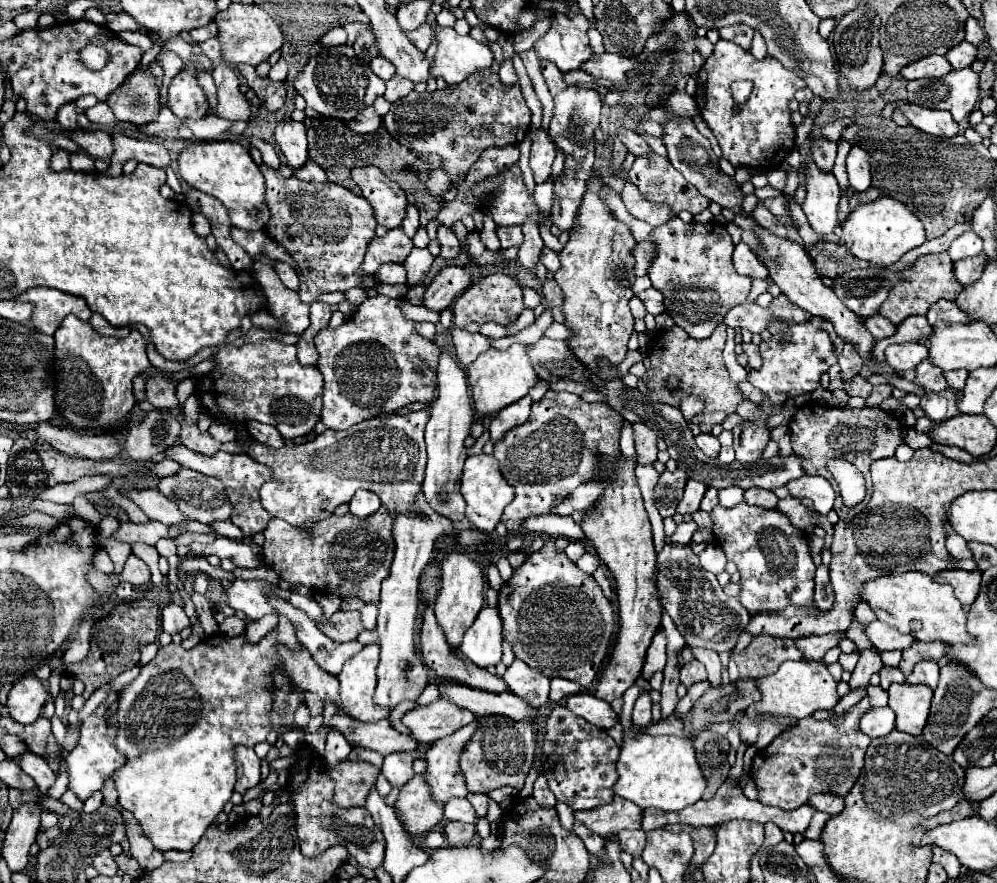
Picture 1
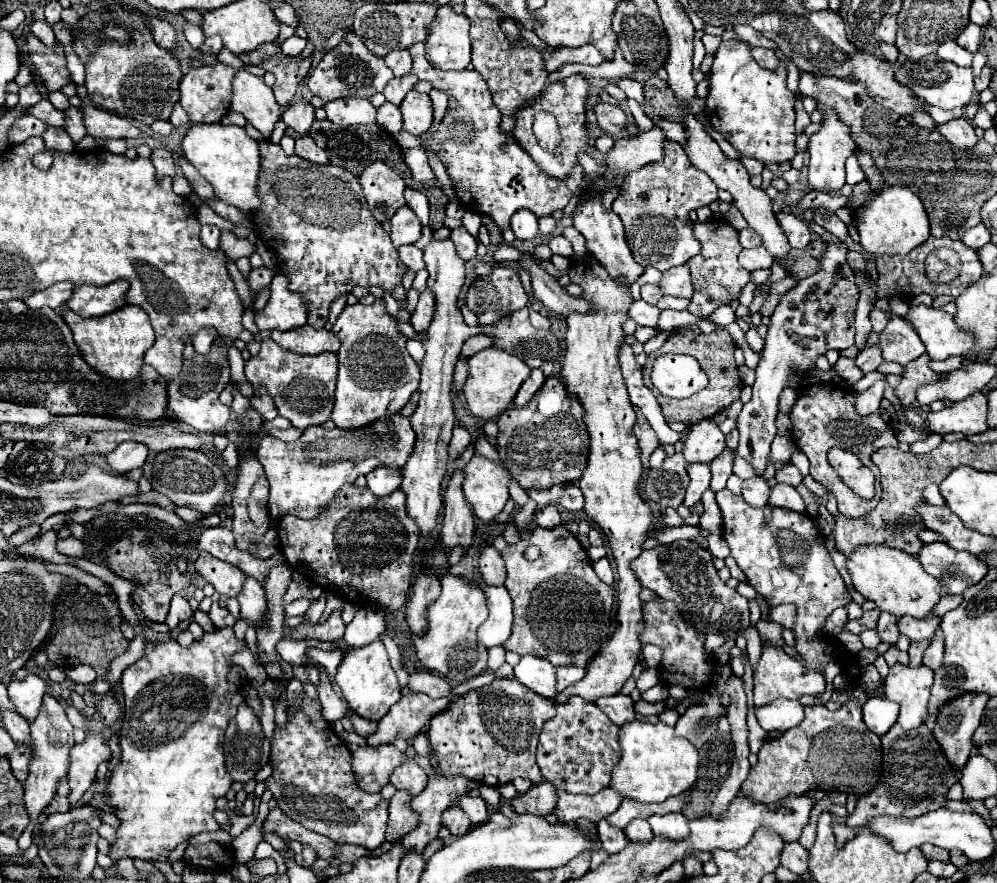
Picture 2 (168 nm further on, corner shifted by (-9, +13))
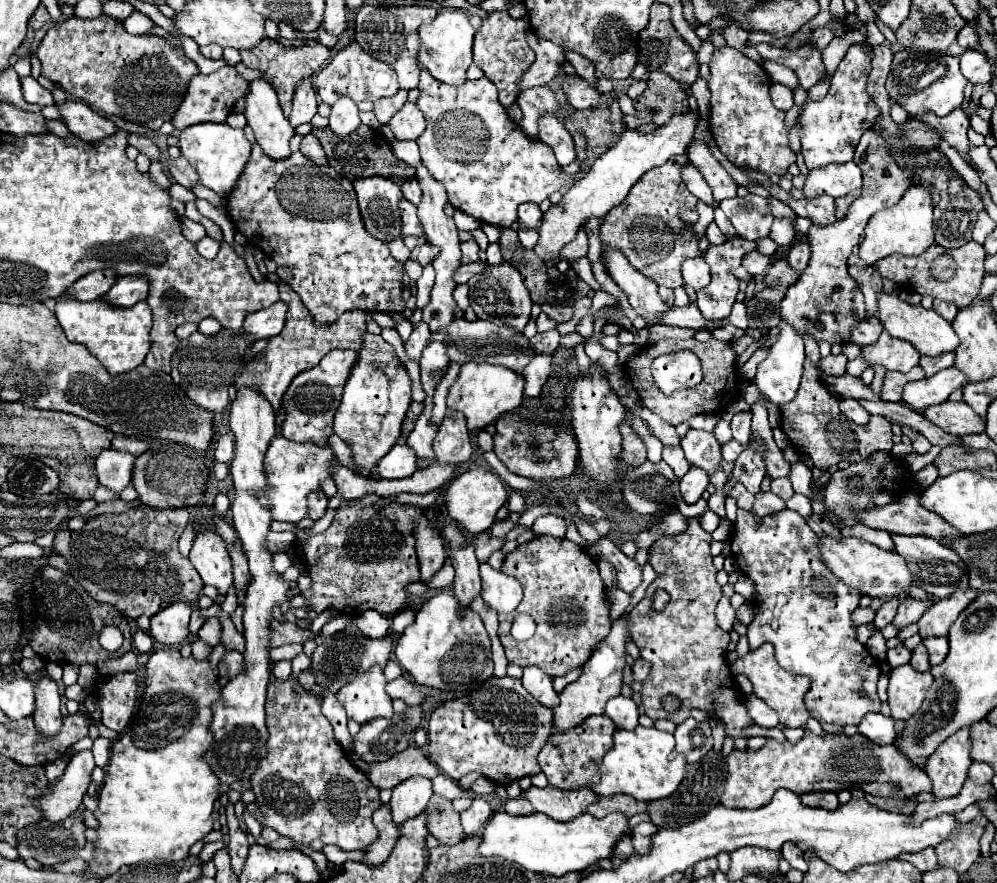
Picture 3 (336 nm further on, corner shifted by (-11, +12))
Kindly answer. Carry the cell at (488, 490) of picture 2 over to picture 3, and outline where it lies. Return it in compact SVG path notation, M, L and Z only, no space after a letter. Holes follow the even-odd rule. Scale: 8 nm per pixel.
M476 467L462 473L450 483L446 491L446 509L448 509L448 515L458 525L462 525L464 531L478 535L488 531L494 525L496 511L506 503L506 499L508 499L508 491L506 491L506 485L500 481L500 477L486 467Z

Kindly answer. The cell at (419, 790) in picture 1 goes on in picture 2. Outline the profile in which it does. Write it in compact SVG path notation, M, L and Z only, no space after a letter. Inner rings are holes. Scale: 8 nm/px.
M396 792L390 800L390 818L386 830L386 842L396 842L398 838L406 836L412 828L416 828L416 814L410 808L408 792Z

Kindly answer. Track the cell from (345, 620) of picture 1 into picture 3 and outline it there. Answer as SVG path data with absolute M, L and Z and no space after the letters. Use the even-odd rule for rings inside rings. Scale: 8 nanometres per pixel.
M274 621L274 631L270 645L280 647L286 643L306 643L308 639L314 639L314 633L310 629L300 629L296 623L278 623Z

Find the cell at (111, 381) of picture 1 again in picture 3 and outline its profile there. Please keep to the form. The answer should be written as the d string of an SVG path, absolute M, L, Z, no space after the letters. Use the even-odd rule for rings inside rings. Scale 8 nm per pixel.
M62 299L56 303L54 313L68 341L82 343L108 369L110 375L120 375L136 369L140 363L144 363L144 357L150 351L152 313L146 301L140 301L128 309L118 309L102 301L82 303L76 299Z

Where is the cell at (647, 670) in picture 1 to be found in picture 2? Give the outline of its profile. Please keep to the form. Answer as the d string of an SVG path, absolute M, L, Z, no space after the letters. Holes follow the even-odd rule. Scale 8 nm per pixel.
M646 644L642 648L642 654L644 654L644 662L648 668L658 668L658 662L660 662L660 648L652 646L652 644Z

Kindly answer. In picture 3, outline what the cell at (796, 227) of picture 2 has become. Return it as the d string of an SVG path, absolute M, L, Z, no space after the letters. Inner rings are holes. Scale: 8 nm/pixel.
M802 241L800 243L794 243L790 247L790 251L788 251L788 263L794 269L804 271L806 265L808 265L808 261L810 261L810 247L808 247L808 243L802 243Z

